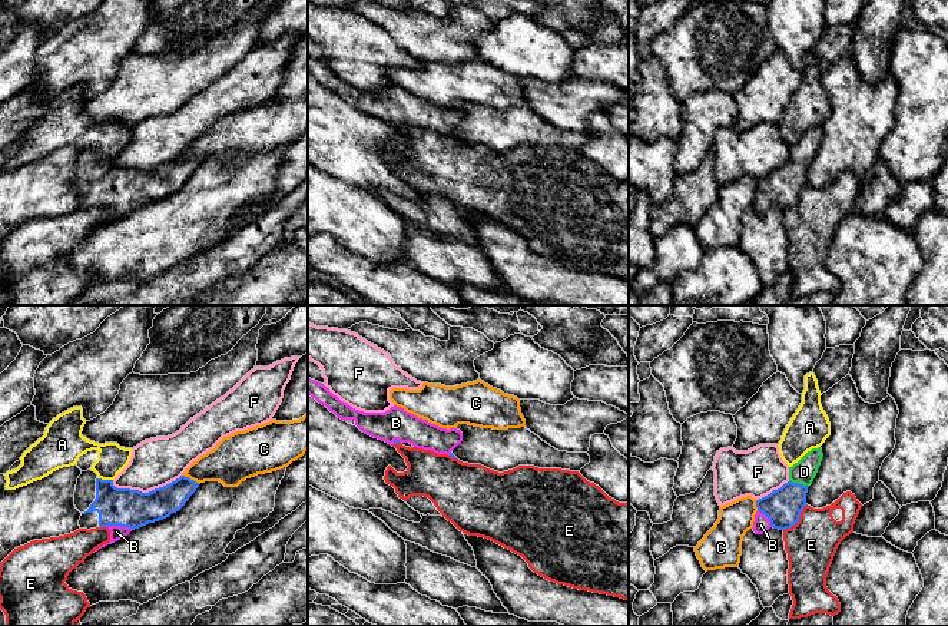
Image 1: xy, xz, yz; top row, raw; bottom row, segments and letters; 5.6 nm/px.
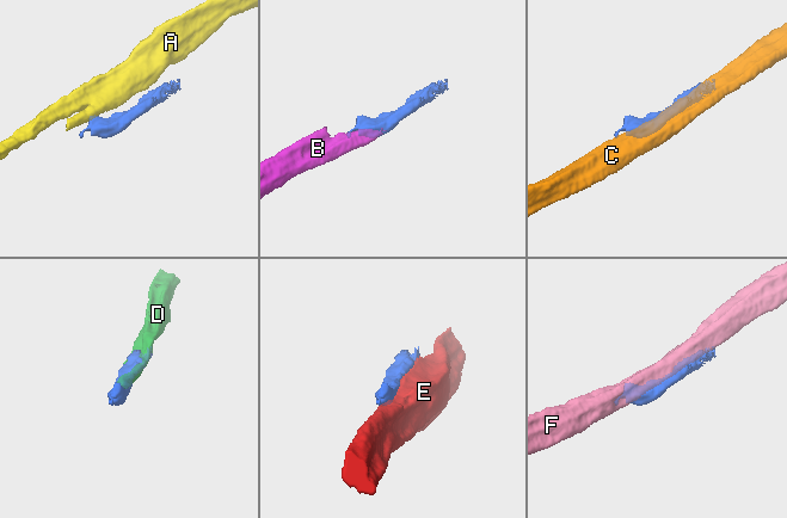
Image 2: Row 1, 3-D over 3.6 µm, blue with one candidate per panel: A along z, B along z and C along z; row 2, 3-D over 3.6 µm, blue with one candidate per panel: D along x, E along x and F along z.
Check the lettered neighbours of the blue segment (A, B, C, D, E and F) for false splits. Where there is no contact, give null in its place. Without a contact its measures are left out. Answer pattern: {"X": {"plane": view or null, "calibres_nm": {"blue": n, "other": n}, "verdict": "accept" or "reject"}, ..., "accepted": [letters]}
{"A": {"plane": "xy", "calibres_nm": {"blue": 220, "other": 170}, "verdict": "reject"}, "B": {"plane": "xy", "calibres_nm": {"blue": 220, "other": 80}, "verdict": "accept"}, "C": {"plane": "xy", "calibres_nm": {"blue": 170, "other": 240}, "verdict": "reject"}, "D": {"plane": "yz", "calibres_nm": {"blue": 200, "other": 140}, "verdict": "accept"}, "E": {"plane": "yz", "calibres_nm": {"blue": 200, "other": 280}, "verdict": "reject"}, "F": {"plane": "xy", "calibres_nm": {"blue": 220, "other": 280}, "verdict": "reject"}, "accepted": ["B", "D"]}

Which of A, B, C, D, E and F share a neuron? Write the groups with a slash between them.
A / B D / C / E / F

